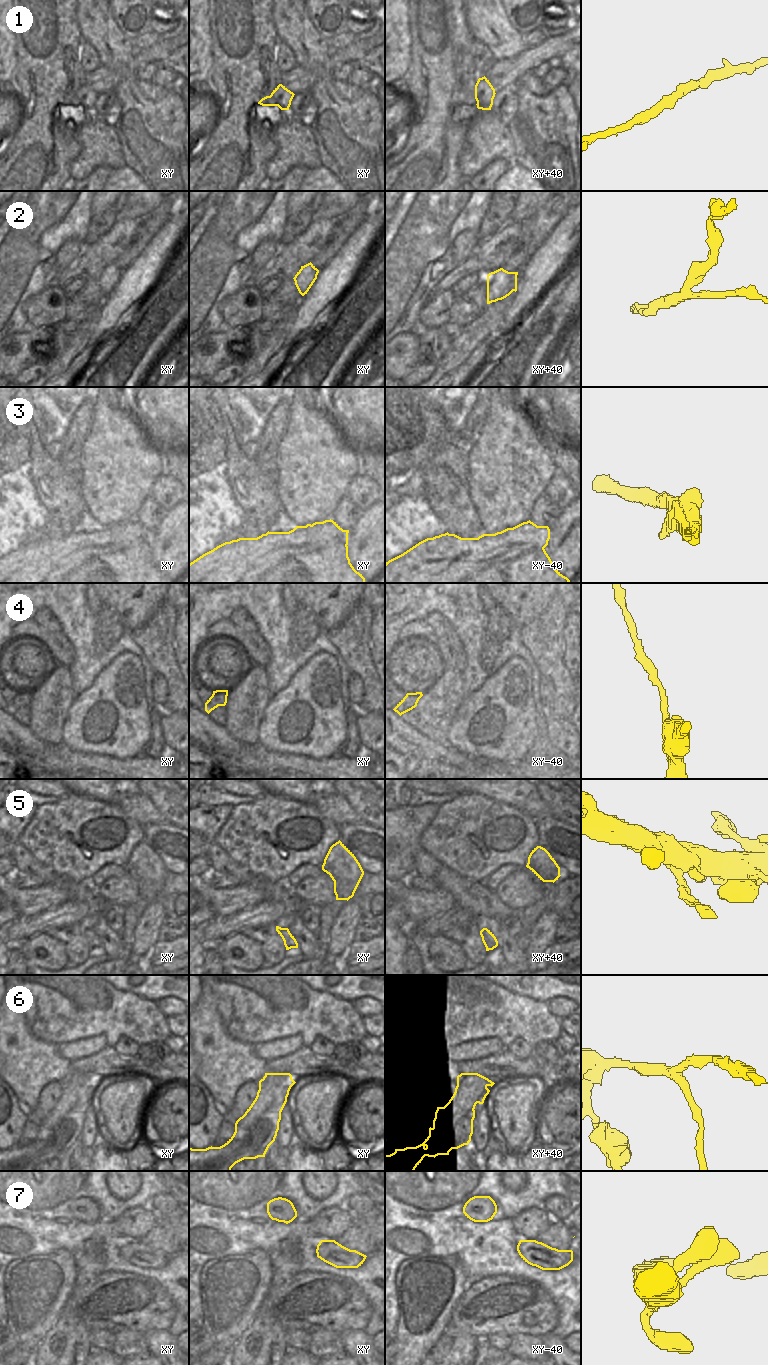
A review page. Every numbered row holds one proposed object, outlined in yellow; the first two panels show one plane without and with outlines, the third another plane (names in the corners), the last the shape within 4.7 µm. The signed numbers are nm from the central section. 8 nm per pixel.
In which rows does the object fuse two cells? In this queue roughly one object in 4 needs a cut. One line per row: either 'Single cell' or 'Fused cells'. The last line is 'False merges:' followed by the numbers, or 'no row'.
1: Single cell
2: Single cell
3: Fused cells
4: Single cell
5: Single cell
6: Fused cells
7: Single cell
False merges: 3, 6.

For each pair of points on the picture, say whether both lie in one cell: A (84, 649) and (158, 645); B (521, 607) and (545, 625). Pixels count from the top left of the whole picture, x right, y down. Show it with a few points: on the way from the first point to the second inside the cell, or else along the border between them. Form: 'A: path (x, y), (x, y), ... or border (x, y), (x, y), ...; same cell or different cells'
A: border (131, 631), (134, 643), (151, 666); different cells
B: border (551, 601), (537, 617), (521, 626); different cells

